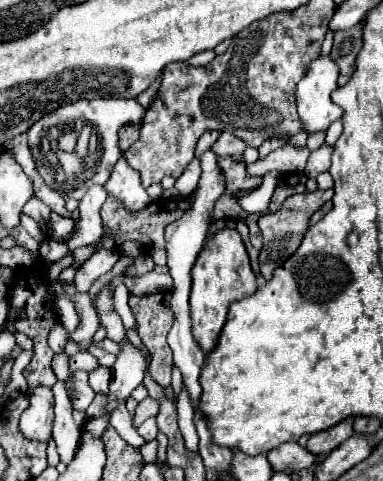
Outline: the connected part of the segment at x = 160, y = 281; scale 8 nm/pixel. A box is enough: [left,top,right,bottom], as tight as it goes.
[111,271,173,295]

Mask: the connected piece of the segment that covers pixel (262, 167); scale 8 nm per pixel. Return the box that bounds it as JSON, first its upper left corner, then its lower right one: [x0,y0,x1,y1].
[247,145,309,175]

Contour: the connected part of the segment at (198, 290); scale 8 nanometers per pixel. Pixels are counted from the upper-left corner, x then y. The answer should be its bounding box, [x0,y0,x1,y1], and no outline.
[191,229,255,353]

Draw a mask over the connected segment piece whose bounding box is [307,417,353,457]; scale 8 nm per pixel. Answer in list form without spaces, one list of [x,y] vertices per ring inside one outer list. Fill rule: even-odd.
[[[347,417],[345,421],[333,425],[331,429],[319,431],[319,433],[311,435],[309,441],[307,441],[307,449],[309,449],[311,453],[315,453],[317,457],[325,457],[325,455],[329,455],[335,447],[339,447],[345,439],[349,439],[351,435],[353,435],[353,419]]]

